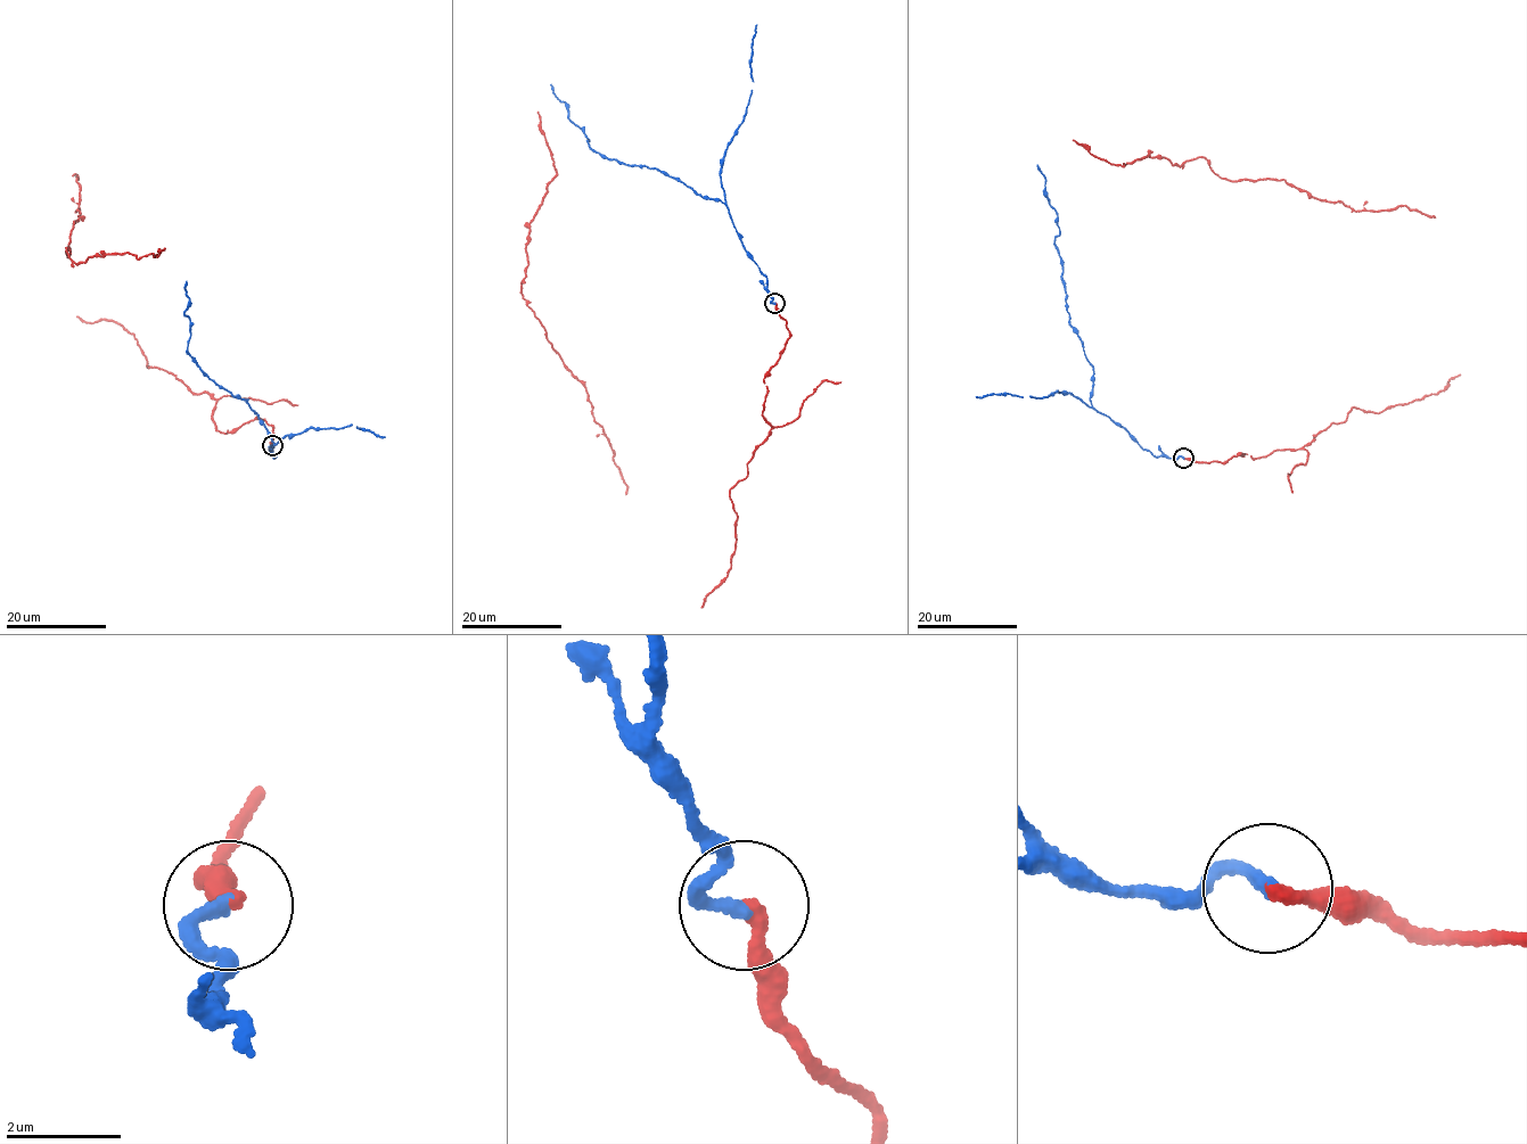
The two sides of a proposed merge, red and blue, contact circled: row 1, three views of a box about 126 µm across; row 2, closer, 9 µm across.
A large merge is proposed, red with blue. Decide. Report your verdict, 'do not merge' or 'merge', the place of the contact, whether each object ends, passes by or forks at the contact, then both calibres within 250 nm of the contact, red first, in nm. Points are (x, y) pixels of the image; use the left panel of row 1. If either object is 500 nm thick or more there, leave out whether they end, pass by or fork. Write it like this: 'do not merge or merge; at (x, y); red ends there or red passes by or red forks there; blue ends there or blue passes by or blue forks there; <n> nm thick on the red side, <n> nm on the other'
merge; at (272, 445); red ends there; blue ends there; 240 nm thick on the red side, 240 nm on the other

